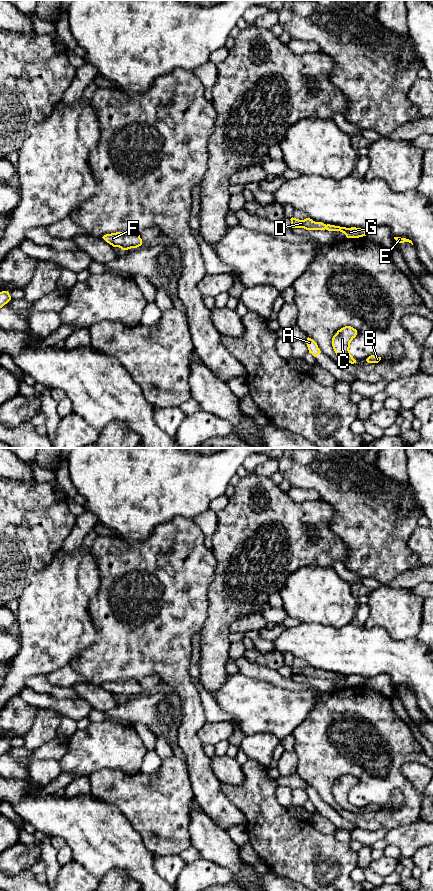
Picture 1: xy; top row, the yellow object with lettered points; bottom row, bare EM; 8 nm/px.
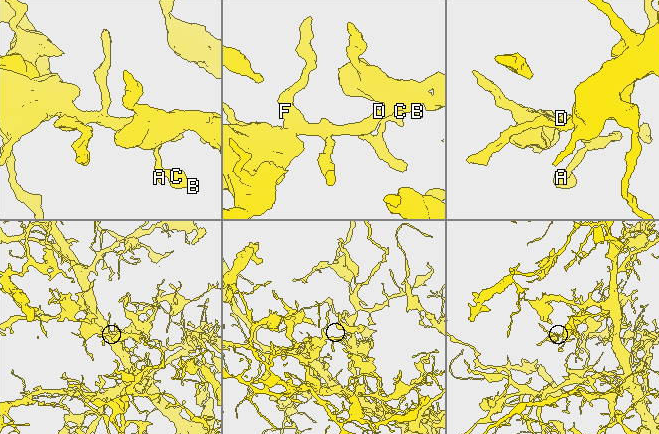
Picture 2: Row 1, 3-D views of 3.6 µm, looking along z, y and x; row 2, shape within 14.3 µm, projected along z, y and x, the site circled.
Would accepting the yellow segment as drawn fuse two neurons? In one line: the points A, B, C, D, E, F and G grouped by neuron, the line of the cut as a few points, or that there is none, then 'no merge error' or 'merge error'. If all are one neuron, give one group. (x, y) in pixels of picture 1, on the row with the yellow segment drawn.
groups A B C D E F G; cut none; no merge error

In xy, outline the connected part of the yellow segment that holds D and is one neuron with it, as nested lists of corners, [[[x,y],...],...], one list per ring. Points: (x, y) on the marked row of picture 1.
[[[291,218],[292,228],[304,228],[306,230],[328,230],[328,231],[340,231],[346,235],[347,238],[359,238],[366,236],[367,231],[361,228],[351,227],[340,227],[330,224],[324,224],[322,222],[315,222],[310,218],[304,220],[299,220],[296,218]]]

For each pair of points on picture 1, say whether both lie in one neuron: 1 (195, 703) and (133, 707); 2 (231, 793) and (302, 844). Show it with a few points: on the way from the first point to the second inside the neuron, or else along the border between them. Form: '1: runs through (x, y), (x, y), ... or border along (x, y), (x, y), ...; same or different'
1: border along (174, 691), (181, 703), (181, 723), (179, 727); different
2: runs through (249, 799), (284, 834); same

